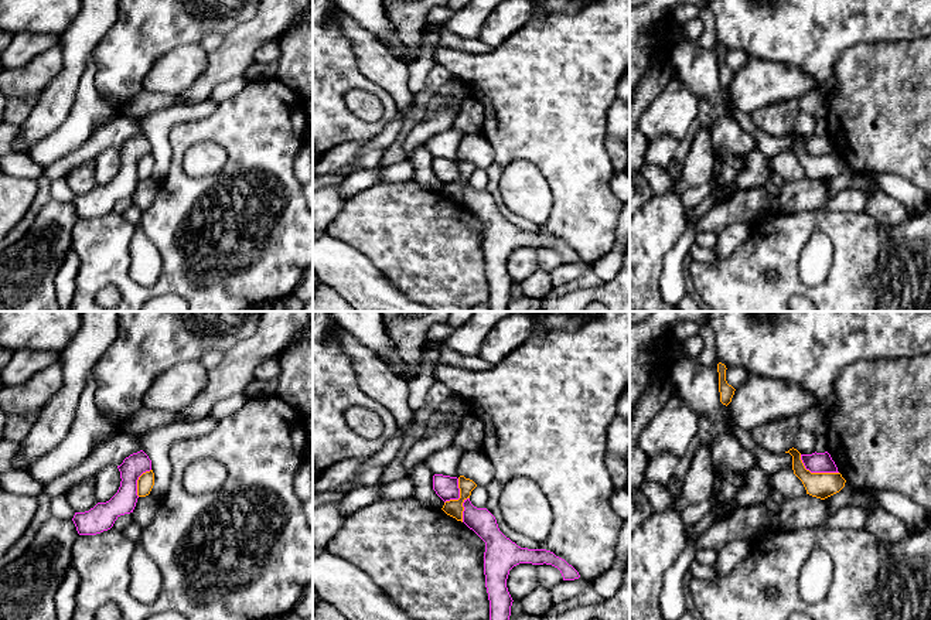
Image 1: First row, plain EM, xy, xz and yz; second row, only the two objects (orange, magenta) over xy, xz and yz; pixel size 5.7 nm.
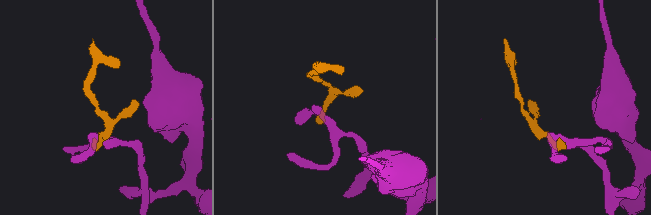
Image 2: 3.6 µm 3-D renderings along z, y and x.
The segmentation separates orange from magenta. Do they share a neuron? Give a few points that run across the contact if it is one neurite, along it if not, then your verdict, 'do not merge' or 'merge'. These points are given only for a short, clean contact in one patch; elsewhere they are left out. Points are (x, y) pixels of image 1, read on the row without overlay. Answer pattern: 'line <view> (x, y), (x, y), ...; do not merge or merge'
line yz (800, 138), (804, 149), (811, 154), (838, 156); do not merge

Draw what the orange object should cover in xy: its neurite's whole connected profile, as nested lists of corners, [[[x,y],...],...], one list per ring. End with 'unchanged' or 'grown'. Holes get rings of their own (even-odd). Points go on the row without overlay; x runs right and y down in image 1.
[[[153,153],[143,156],[137,163],[137,178],[146,180],[150,177],[154,168],[154,156]]]; unchanged

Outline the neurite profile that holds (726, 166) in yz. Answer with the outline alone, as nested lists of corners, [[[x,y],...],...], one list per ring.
[[[717,154],[715,160],[715,183],[733,183],[741,168],[743,161],[740,157],[733,154]]]

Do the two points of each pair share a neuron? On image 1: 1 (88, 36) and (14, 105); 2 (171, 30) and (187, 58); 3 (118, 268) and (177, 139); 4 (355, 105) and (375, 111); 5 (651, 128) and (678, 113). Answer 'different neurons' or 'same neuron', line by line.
1: different neurons
2: different neurons
3: same neuron
4: same neuron
5: same neuron

